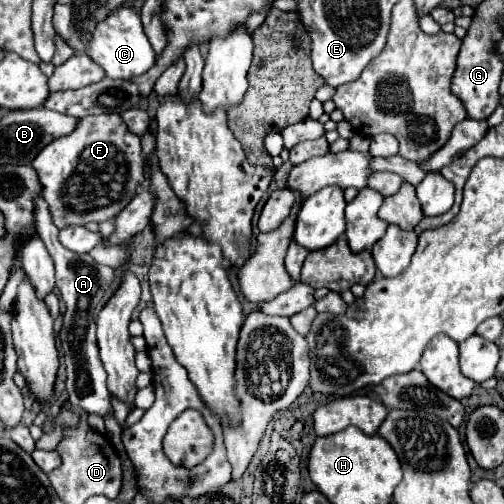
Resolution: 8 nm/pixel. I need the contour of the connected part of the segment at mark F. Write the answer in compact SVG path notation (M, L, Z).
M119 114L87 116L69 136L57 138L47 144L33 160L33 168L39 174L39 180L43 184L43 196L49 204L49 212L57 228L113 220L125 206L129 206L129 202L137 194L137 188L141 186L141 138L125 128L125 122Z

